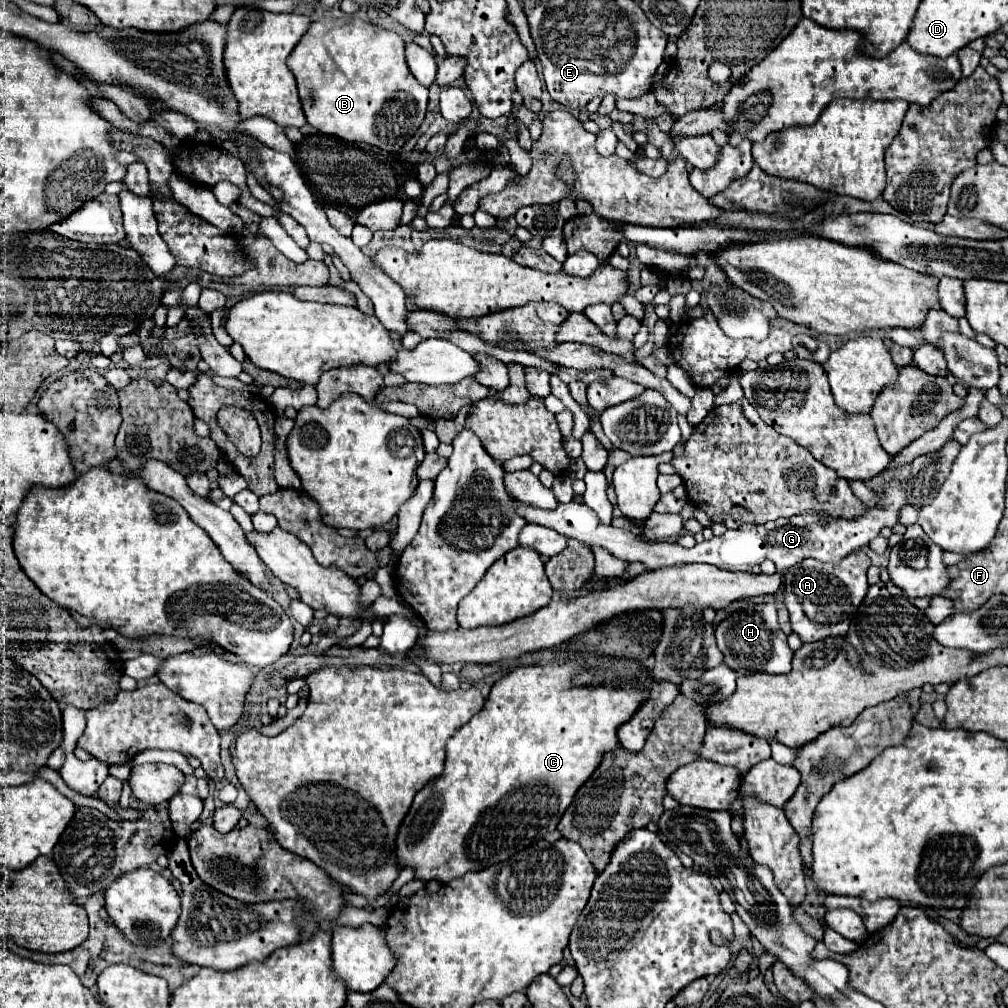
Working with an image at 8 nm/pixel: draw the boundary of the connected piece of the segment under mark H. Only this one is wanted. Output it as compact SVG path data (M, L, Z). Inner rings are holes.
M758 605L732 613L716 627L716 643L724 653L724 663L738 675L748 673L790 673L792 649L788 647L786 633L778 625L778 613L774 605Z

